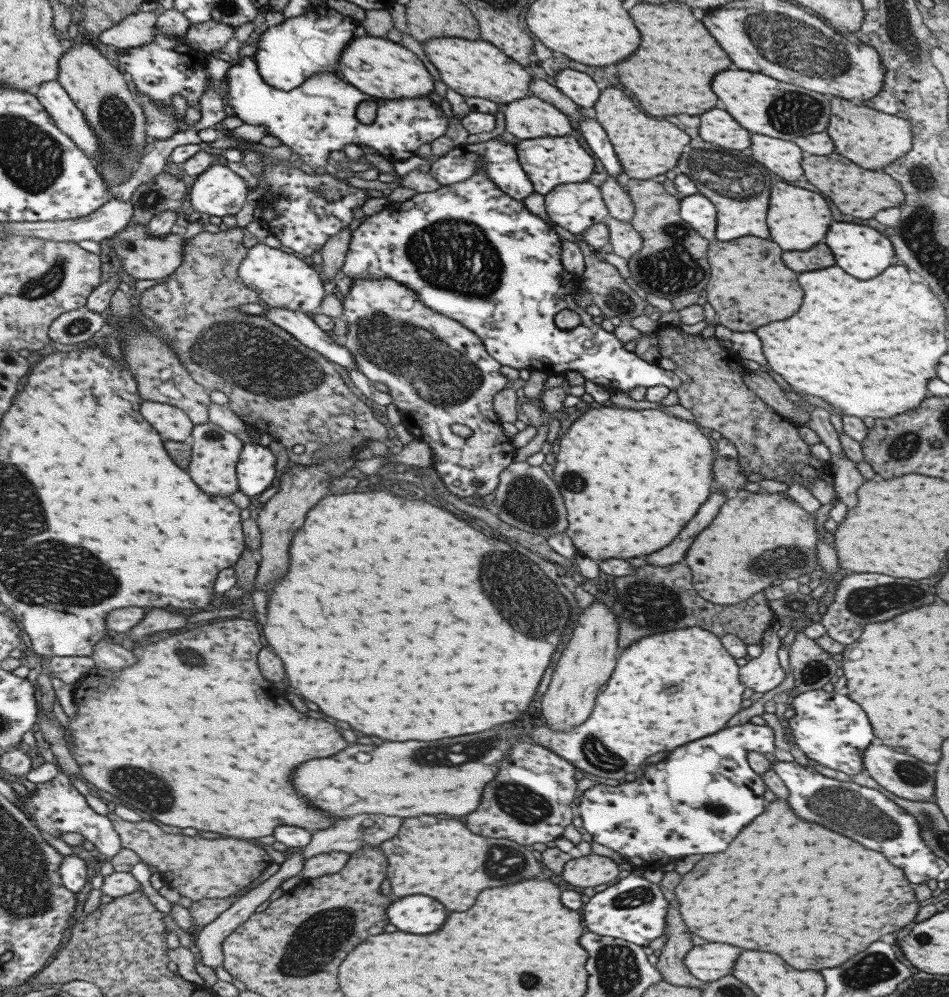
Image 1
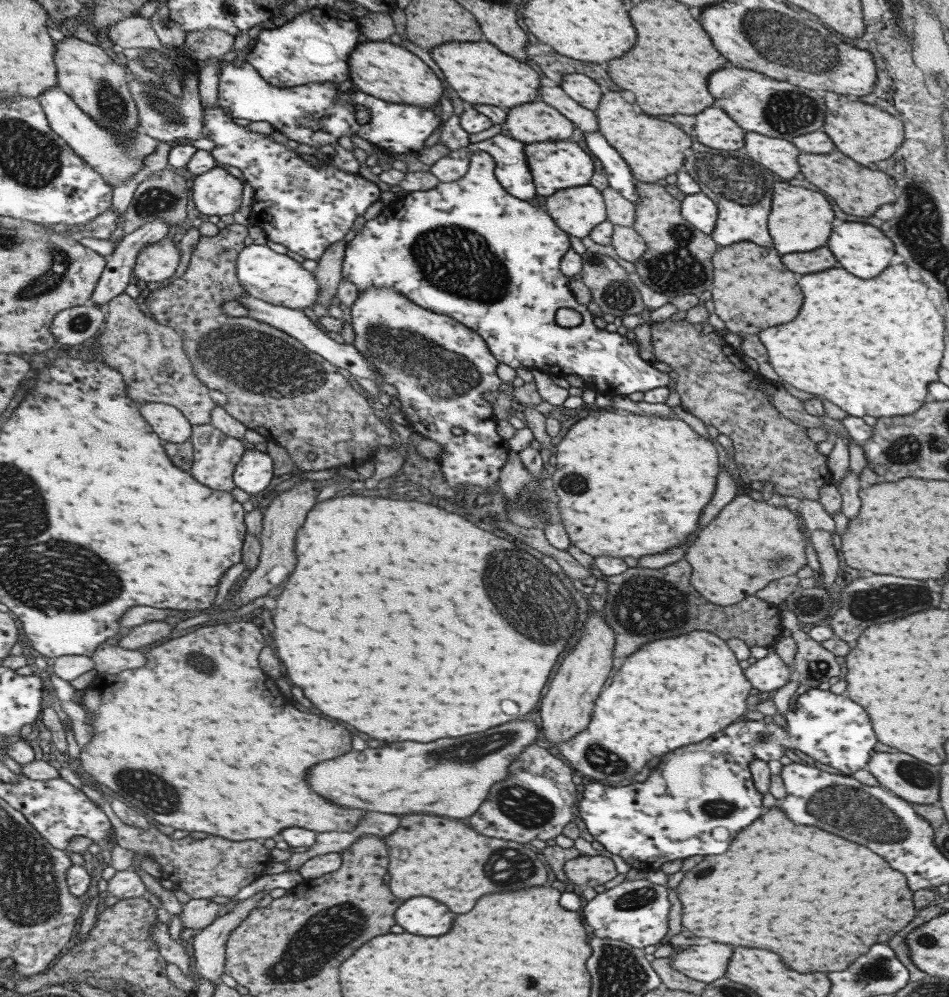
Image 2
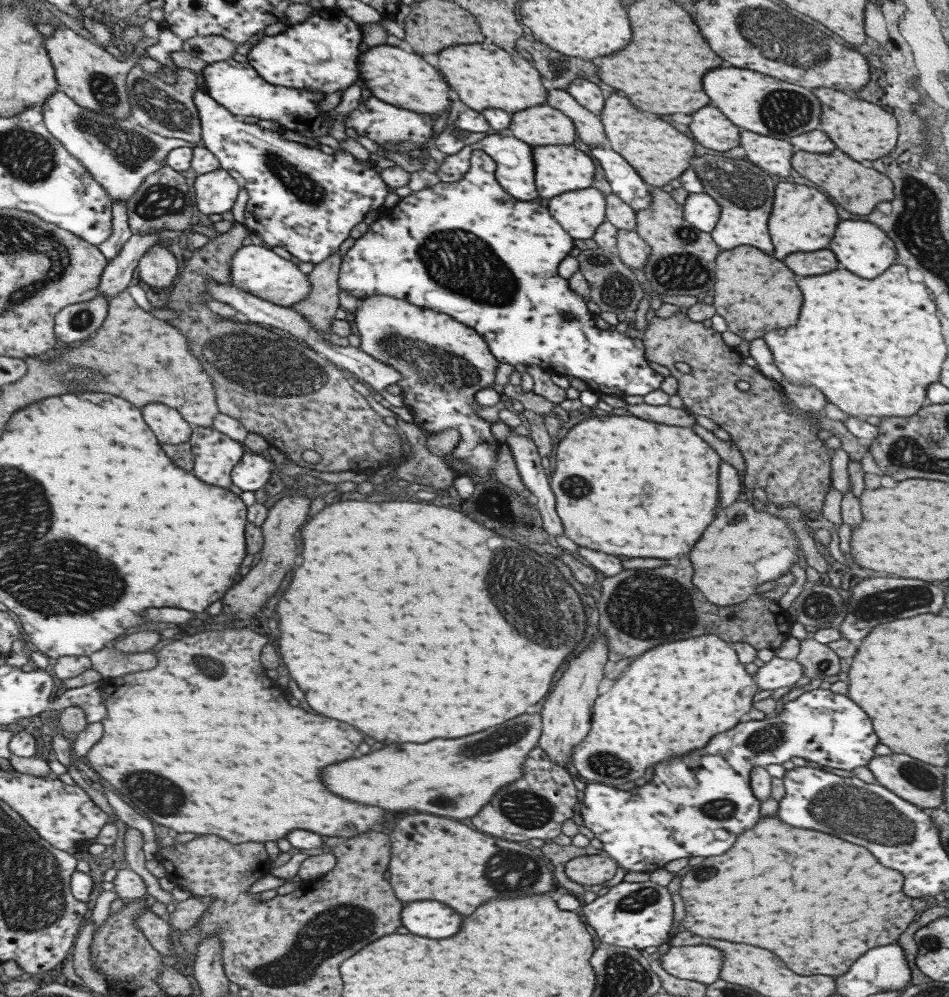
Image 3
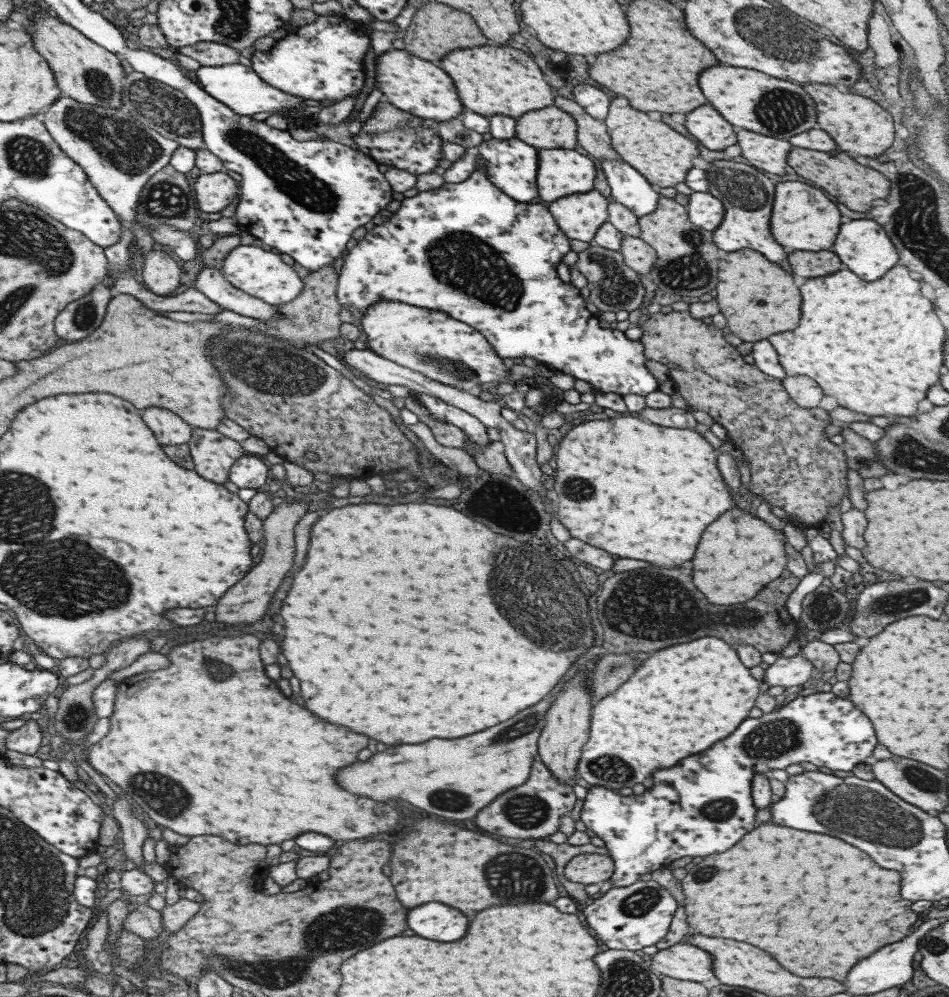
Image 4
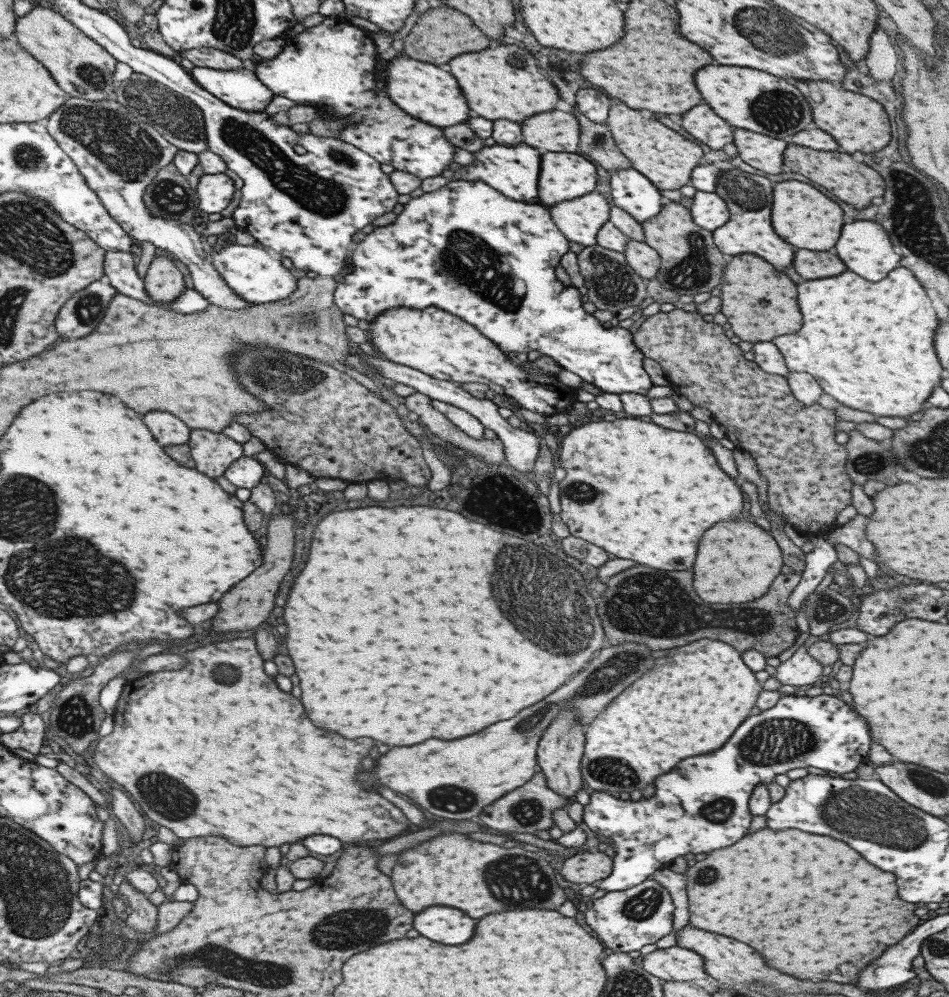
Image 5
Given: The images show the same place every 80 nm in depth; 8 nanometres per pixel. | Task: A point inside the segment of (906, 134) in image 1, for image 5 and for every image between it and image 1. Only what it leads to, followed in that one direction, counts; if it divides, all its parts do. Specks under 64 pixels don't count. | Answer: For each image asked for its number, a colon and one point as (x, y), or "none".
2: (865, 133)
3: (864, 131)
4: (860, 127)
5: (856, 122)

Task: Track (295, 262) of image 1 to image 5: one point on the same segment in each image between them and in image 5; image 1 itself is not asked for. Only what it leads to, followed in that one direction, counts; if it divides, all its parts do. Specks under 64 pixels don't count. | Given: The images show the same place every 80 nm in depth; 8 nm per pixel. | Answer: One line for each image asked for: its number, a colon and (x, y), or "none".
2: (279, 279)
3: (255, 269)
4: (261, 274)
5: (255, 275)

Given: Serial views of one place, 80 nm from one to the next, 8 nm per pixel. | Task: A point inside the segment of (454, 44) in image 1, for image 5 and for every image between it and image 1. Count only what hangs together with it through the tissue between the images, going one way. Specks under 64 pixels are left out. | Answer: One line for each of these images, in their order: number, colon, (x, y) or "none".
2: (478, 73)
3: (484, 76)
4: (490, 79)
5: (500, 82)

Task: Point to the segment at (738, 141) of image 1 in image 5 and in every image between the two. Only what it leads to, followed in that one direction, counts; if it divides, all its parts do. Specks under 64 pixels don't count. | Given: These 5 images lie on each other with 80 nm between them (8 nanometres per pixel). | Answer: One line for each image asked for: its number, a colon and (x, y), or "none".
2: (713, 129)
3: (710, 128)
4: (710, 130)
5: (700, 122)

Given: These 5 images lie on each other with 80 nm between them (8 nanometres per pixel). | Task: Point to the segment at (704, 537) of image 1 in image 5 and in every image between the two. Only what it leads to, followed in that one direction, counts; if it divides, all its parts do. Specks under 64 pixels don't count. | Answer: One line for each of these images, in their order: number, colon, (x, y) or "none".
2: (750, 543)
3: (741, 548)
4: (738, 553)
5: (736, 561)

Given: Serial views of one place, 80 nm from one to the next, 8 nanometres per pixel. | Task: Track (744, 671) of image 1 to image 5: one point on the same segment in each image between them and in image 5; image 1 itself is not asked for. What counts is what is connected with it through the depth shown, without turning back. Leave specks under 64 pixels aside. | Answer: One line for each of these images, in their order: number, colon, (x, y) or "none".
2: (769, 673)
3: (776, 673)
4: (785, 671)
5: (800, 669)

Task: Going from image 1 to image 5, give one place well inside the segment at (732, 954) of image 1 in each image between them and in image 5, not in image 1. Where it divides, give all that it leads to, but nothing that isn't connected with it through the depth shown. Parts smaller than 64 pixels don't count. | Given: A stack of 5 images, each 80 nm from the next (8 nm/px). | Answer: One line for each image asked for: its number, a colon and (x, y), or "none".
2: (705, 963)
3: (701, 963)
4: (683, 962)
5: (674, 963)

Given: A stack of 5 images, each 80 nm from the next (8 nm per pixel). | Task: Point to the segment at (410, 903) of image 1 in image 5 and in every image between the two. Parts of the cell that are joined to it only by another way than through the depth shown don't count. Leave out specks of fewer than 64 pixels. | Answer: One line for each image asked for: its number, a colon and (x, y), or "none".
2: (422, 916)
3: (428, 918)
4: (435, 921)
5: (444, 925)

